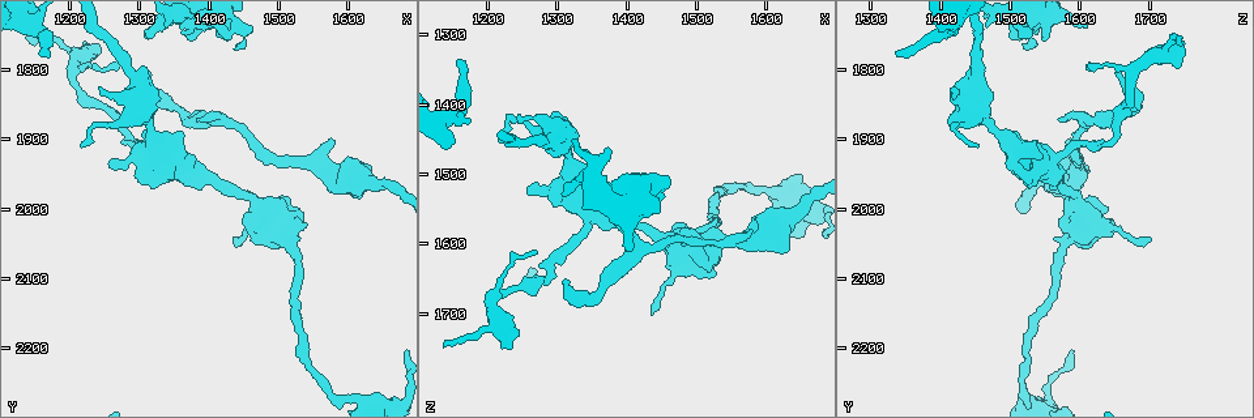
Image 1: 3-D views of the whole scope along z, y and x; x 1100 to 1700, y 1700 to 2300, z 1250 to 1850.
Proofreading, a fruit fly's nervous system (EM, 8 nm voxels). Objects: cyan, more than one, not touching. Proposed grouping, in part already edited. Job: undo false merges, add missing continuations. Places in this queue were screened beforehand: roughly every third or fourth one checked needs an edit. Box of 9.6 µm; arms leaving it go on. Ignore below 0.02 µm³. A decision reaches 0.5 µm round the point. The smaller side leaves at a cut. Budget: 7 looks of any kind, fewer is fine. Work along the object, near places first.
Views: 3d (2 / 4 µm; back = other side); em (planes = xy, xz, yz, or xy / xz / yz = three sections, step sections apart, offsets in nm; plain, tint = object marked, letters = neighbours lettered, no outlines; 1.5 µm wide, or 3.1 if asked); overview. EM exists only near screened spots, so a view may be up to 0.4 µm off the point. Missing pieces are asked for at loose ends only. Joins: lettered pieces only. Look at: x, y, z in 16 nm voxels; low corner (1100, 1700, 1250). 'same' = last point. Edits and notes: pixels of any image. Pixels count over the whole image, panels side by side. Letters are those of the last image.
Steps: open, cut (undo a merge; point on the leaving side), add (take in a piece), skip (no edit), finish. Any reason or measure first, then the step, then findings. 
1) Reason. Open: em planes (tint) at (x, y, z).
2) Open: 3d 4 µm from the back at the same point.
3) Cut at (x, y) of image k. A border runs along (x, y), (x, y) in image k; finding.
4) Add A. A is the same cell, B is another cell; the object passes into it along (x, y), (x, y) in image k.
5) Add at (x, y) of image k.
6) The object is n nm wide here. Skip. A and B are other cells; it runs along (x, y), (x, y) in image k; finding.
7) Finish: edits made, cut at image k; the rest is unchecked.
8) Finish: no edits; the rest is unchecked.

Open: em planes (letters) at (1140, 1750, 1745).

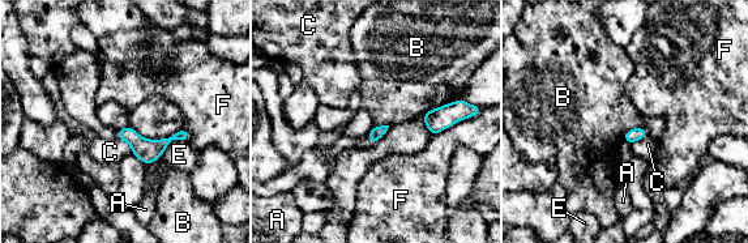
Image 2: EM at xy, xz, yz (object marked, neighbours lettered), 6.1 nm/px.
The object is 80 nm wide here; the longest contact is with B, 240 nm. Skip. A, B, C, E and F are other cells; none of them fits.

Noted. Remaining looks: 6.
Free end. Open: 3d 4 µm from the back at (1310, 1805, 1655).

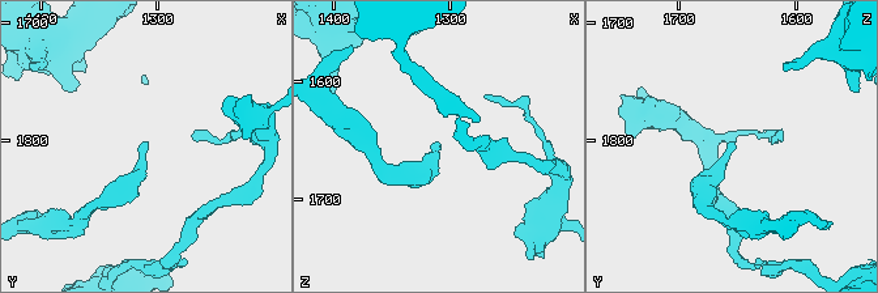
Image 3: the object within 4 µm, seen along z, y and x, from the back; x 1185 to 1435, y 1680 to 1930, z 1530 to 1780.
Open: em xy step 8 (letters) at (1306, 1800, 1656).

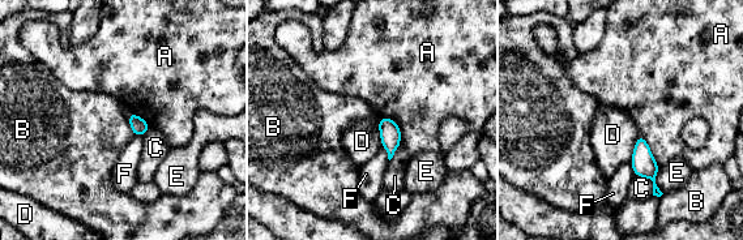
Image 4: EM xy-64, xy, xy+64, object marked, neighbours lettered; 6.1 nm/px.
Cut it another way. Open: em planes (letters) at the same point.

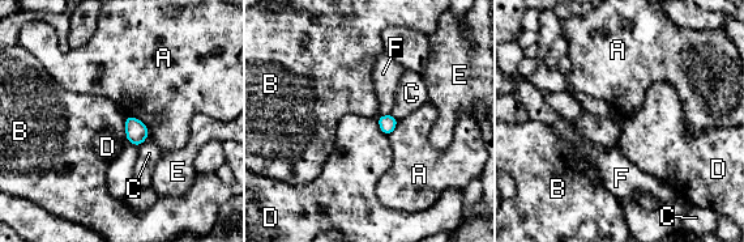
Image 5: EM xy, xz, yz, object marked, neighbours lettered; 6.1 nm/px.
Skip. A, B, C, D, E and F are other cells; a border runs along (124, 115), (127, 141) in image 5; no lettered piece goes on from it.

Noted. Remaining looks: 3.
Branch stops here. Open: em planes (plain) at (1570, 1900, 1590).

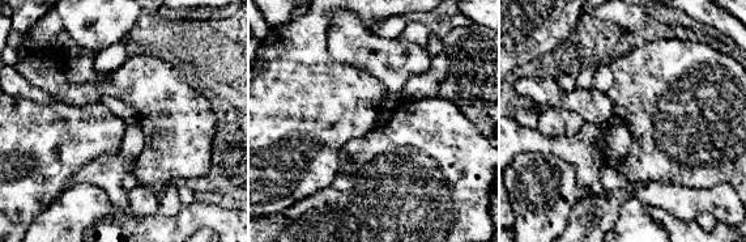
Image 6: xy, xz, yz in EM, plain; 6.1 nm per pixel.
Open: em planes (letters) at the same point.

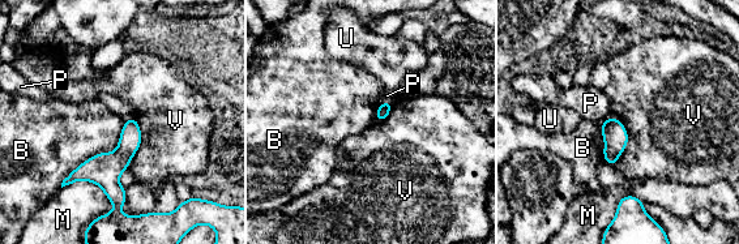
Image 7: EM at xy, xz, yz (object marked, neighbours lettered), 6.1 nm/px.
Skip. B, M, P, U and V are other cells; a border runs along (124, 122), (118, 146), (60, 187) in image 7; no lettered piece goes on from it.

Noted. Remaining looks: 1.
Finish: no edits; the rest is unchecked.

